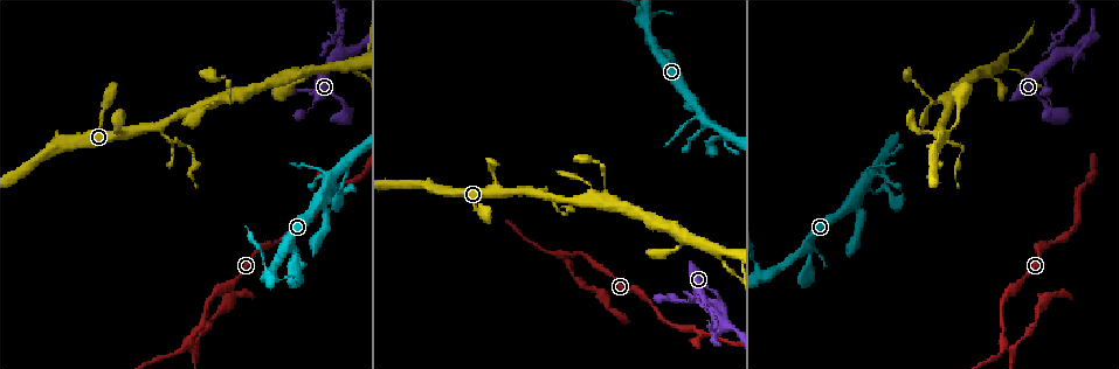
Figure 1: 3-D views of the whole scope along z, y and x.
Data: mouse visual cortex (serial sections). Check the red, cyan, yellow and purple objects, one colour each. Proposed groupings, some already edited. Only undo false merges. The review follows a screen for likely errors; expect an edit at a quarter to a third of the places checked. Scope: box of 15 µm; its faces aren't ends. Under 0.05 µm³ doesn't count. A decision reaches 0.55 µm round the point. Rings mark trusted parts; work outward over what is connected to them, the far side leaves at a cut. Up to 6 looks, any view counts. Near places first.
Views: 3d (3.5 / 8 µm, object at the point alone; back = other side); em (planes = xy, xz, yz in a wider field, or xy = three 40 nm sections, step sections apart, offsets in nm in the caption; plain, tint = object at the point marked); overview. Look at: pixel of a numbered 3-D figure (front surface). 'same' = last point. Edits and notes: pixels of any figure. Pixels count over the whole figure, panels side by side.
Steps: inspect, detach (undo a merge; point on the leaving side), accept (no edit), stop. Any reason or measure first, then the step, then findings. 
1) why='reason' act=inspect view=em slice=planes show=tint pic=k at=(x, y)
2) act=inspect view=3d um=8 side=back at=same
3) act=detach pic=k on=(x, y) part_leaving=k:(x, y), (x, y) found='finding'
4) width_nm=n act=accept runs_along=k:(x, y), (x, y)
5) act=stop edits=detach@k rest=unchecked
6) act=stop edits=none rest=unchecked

why='sudden change in width' act=inspect view=3d um=3.5 pic=1 at=(1077, 52)

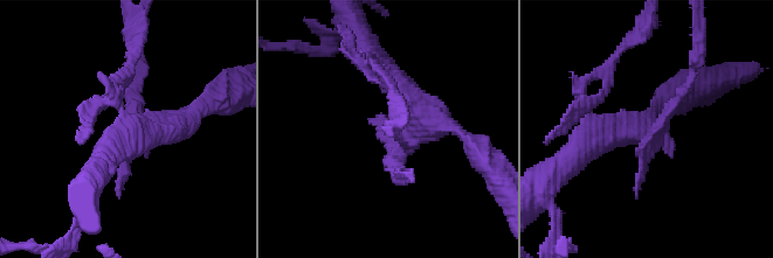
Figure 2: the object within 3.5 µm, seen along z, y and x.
why='now the EM' act=inspect view=em slice=planes show=tint pic=2 at=(657, 139)

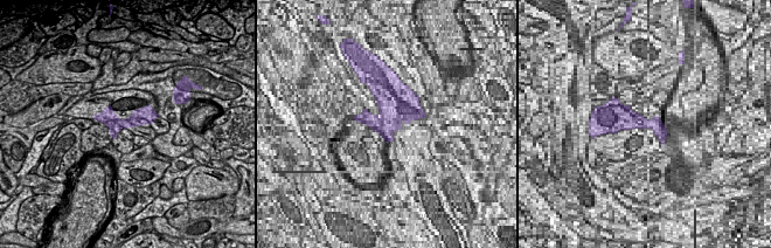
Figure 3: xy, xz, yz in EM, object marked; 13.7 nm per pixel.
why='cut it another way' act=inspect view=em slice=xy step=1 show=tint at=same

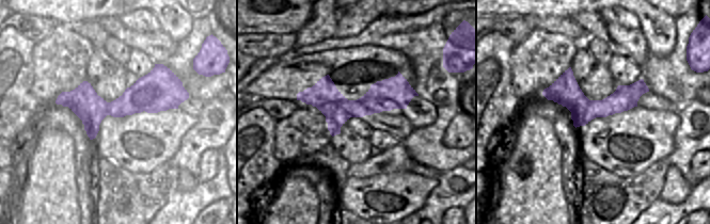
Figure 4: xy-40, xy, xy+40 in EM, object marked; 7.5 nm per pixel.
act=accept runs_along=4:(186, 95), (142, 95), (120, 108), (59, 101) found='continuous, no second cell'

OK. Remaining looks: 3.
why='three-way junction' act=inspect view=3d um=3.5 pic=1 at=(535, 191)

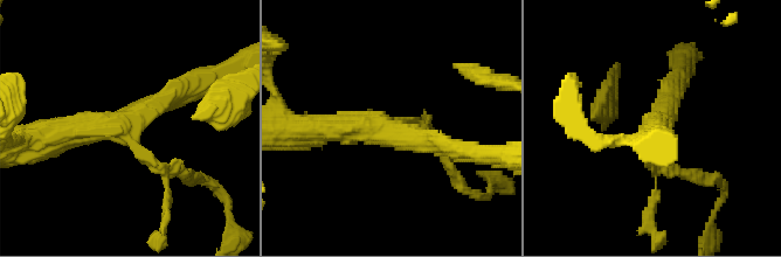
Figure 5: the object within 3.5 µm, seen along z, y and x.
arms=3 arm_widths_nm=150,300,350 why='shape alone is not enough' act=inspect view=em slice=xy step=5 show=tint pic=5 at=(387, 133)

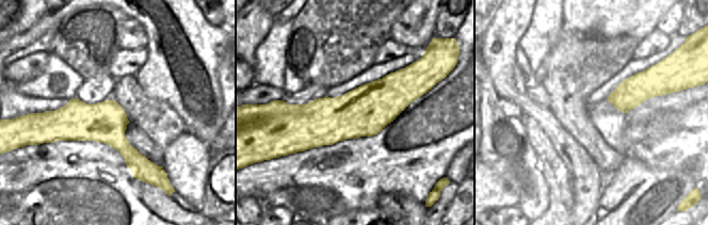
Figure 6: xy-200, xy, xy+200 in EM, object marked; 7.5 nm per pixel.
width_nm=380 act=accept runs_along=6:(421, 89), (363, 112), (285, 105) found='all the same cell'

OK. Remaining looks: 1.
act=stop edits=none rest=unchecked

